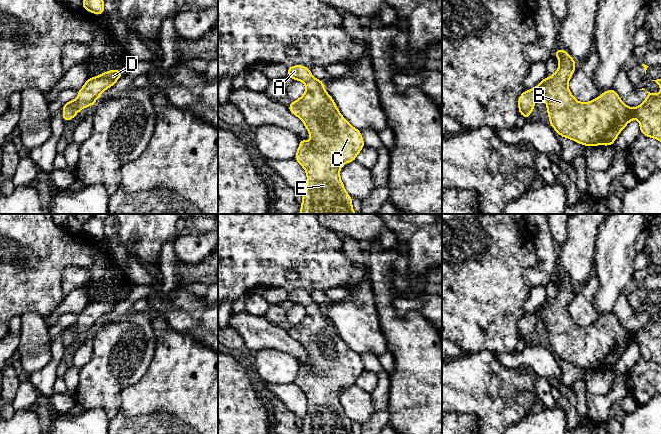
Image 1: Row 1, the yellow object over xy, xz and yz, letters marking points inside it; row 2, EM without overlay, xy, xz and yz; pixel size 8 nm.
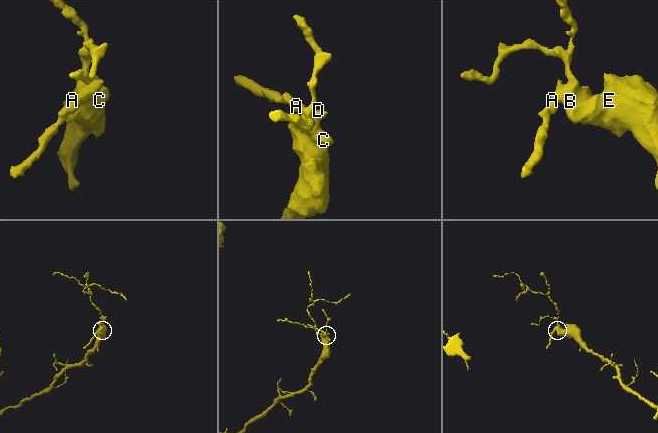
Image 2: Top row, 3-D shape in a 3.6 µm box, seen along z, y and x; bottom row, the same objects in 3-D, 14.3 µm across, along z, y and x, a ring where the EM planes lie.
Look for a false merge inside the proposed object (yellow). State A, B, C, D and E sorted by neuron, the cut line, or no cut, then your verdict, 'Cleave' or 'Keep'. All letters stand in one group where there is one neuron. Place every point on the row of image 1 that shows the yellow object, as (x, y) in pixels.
Groups: A B C D E. No split. Keep

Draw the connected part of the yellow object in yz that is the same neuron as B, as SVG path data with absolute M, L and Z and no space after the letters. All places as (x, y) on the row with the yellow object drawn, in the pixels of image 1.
M556 49L554 55L559 59L556 73L541 80L534 89L524 91L518 99L519 114L526 120L535 108L534 101L543 98L550 125L559 136L586 147L611 146L634 118L638 119L643 135L661 142L661 93L646 91L647 98L636 108L625 105L614 88L601 93L597 99L579 102L568 89L576 62L561 49Z

